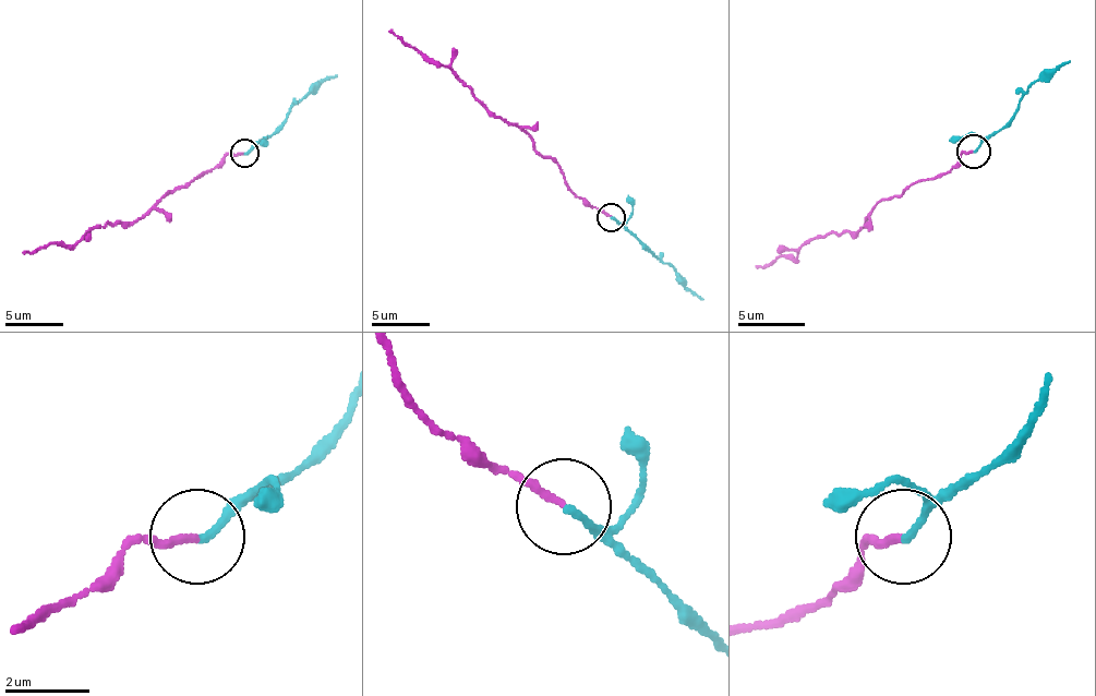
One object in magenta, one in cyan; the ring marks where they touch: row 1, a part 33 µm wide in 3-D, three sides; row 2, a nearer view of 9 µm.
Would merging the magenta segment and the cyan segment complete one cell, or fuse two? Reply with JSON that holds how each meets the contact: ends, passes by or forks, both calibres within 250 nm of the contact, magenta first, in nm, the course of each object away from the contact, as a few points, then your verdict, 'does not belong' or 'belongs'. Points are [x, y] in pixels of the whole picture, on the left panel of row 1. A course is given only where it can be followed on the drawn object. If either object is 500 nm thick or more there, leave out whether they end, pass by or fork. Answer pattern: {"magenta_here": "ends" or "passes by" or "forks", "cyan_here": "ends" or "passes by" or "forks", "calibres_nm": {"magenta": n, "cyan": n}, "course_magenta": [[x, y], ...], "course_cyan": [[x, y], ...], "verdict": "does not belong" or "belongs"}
{"magenta_here": "ends", "cyan_here": "ends", "calibres_nm": {"magenta": 160, "cyan": 170}, "course_magenta": [[245, 152], [230, 152], [207, 172], [165, 192], [133, 222], [98, 224], [72, 244], [23, 253]], "course_cyan": [[245, 152], [265, 141], [323, 80], [337, 74]], "verdict": "does not belong"}

